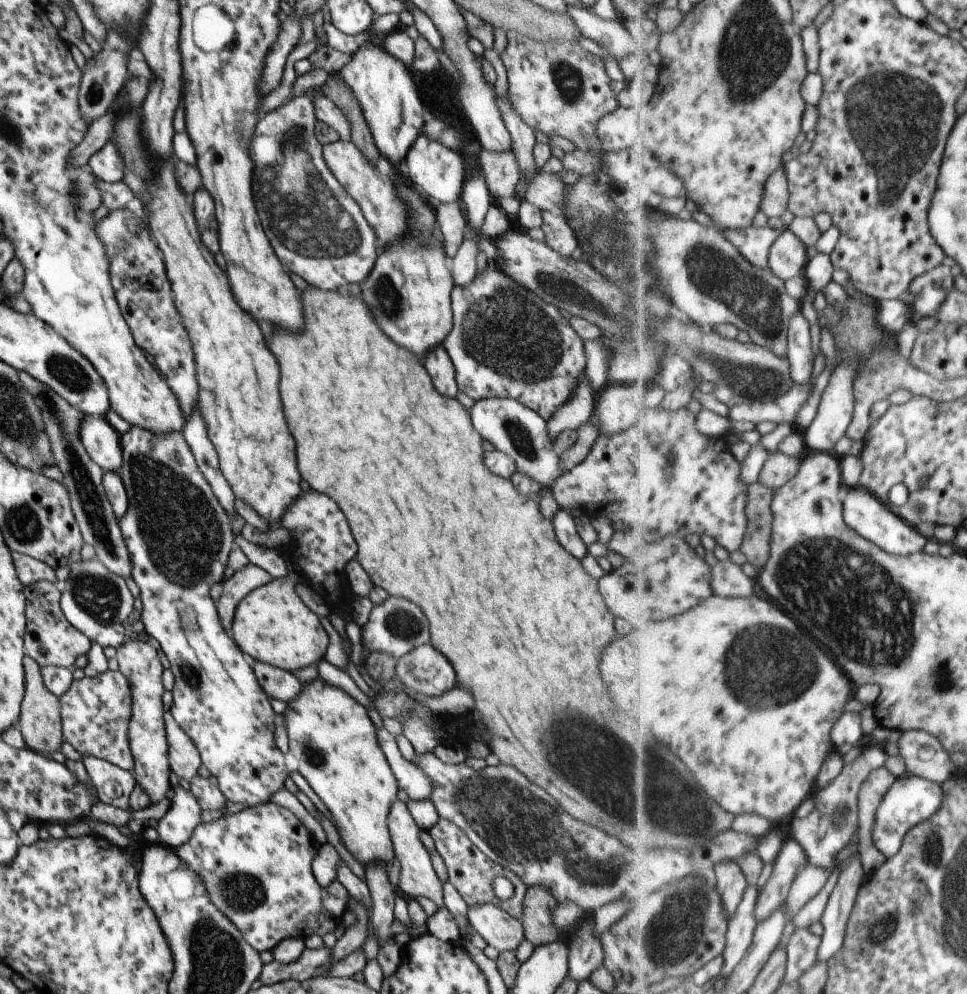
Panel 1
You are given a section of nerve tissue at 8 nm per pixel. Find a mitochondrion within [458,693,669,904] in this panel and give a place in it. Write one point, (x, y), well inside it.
(610, 873)

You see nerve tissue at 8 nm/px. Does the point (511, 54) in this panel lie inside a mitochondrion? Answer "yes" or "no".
no

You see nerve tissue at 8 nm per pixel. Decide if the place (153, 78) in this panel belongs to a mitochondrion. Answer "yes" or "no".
no

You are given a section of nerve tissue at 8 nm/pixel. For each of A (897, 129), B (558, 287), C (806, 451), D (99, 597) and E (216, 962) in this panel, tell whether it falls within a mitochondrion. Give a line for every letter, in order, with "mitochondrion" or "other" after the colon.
A: mitochondrion
B: mitochondrion
C: other
D: mitochondrion
E: mitochondrion

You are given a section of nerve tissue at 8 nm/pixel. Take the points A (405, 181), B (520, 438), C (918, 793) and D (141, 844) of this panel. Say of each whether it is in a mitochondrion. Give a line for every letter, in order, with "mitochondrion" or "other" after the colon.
A: other
B: mitochondrion
C: other
D: other

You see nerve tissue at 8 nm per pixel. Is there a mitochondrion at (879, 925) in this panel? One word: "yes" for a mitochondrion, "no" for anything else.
yes

